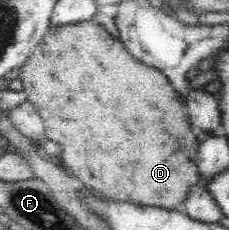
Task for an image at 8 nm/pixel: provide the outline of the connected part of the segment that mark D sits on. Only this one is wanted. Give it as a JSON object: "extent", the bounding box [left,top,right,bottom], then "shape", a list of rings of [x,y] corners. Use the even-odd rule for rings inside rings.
{"extent":[19,22,202,210],"shape":[[[87,22],[81,25],[67,25],[67,27],[59,27],[59,29],[48,29],[41,43],[32,49],[27,61],[20,68],[21,75],[19,77],[23,81],[23,90],[26,93],[27,101],[35,106],[42,117],[47,139],[61,144],[61,153],[58,160],[60,166],[78,178],[84,186],[96,190],[99,194],[111,200],[175,210],[180,203],[187,199],[189,192],[200,183],[202,177],[196,164],[199,140],[191,132],[188,108],[181,101],[181,96],[169,84],[165,74],[153,68],[153,66],[136,60],[125,49],[122,42],[107,34],[101,25],[92,25]]]}

